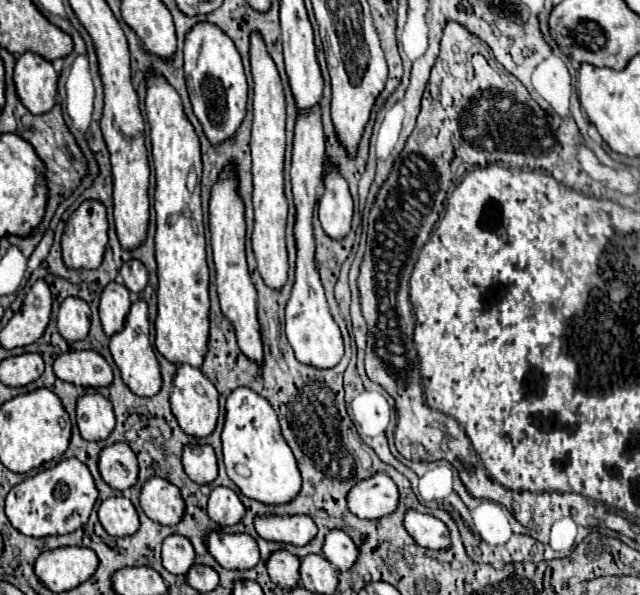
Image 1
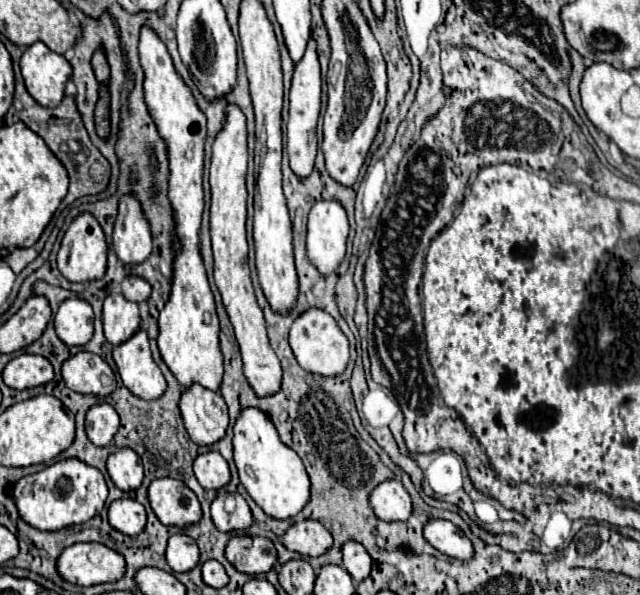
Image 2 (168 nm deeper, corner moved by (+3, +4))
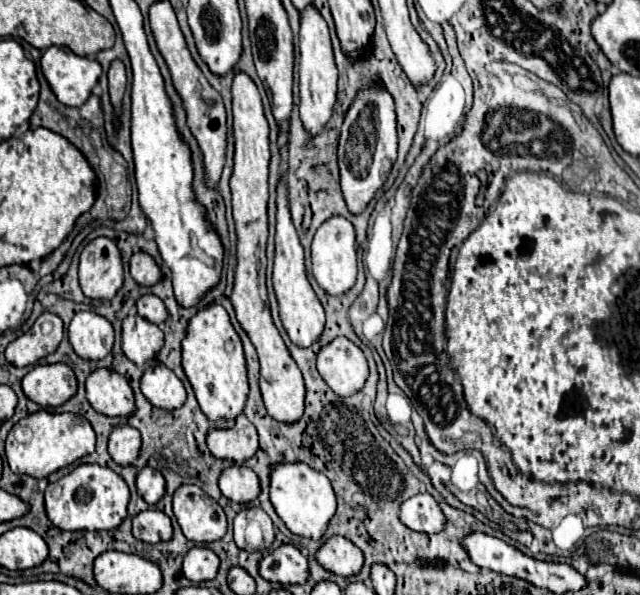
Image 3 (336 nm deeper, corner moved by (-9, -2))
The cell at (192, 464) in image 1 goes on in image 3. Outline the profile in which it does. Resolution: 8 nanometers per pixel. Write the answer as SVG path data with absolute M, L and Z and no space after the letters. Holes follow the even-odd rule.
M231 465L221 473L219 479L219 487L221 493L231 499L237 501L241 505L247 505L251 501L255 501L261 493L261 483L255 471L251 471L245 465Z

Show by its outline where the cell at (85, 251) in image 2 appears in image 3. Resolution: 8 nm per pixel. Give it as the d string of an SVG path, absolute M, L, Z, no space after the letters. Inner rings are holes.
M107 237L93 239L81 253L79 283L91 299L113 299L123 285L123 263L117 245Z

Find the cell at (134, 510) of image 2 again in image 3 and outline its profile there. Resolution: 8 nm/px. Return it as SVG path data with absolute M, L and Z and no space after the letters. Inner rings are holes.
M147 509L133 519L133 535L145 543L169 541L173 537L173 525L163 511Z

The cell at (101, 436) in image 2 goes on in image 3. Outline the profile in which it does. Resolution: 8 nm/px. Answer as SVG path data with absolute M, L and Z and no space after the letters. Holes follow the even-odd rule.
M115 427L109 437L109 455L117 465L133 465L141 451L141 435L133 427Z

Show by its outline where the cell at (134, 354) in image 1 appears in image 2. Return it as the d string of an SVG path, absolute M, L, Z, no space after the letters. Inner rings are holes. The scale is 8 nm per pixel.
M139 327L127 341L113 347L113 361L123 379L123 385L141 399L157 399L165 393L167 383L151 357L149 337Z

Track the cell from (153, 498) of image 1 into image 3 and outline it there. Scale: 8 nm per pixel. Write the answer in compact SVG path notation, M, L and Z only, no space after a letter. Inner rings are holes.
M181 485L173 495L173 511L187 539L211 543L227 533L223 507L197 485Z

